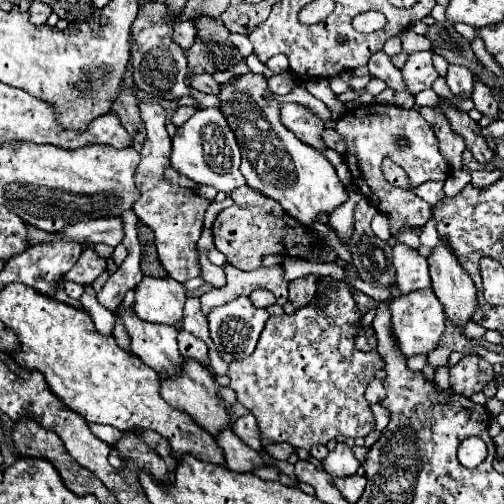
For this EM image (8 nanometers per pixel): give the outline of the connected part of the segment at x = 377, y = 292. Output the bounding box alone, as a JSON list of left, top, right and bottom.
[356,280,394,302]

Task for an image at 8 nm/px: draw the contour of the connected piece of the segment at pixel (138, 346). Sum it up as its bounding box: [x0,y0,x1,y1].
[114,304,180,374]

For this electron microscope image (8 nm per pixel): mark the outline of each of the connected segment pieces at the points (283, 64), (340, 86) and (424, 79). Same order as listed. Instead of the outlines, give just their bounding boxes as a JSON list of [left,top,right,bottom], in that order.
[[266,54,289,74],[329,71,351,94],[402,52,438,94]]

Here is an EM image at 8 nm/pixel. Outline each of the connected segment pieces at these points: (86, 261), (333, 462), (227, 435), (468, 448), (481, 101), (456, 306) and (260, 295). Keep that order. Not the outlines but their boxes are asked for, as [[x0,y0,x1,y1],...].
[[62,246,106,284],[322,444,360,476],[216,428,264,472],[458,436,488,468],[472,78,498,118],[428,238,476,326],[250,290,276,308]]

